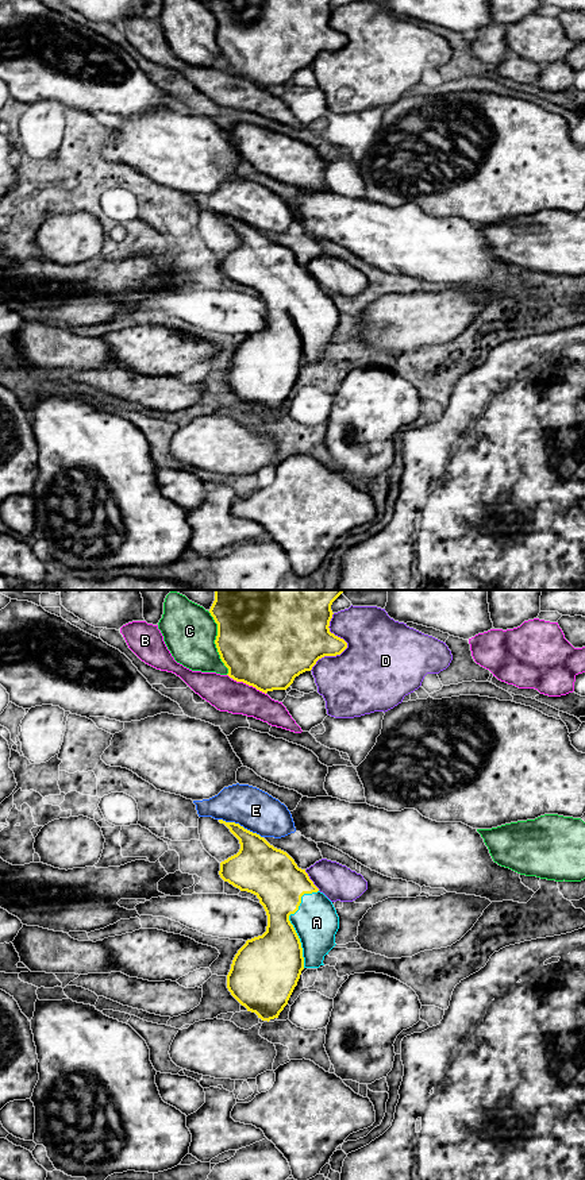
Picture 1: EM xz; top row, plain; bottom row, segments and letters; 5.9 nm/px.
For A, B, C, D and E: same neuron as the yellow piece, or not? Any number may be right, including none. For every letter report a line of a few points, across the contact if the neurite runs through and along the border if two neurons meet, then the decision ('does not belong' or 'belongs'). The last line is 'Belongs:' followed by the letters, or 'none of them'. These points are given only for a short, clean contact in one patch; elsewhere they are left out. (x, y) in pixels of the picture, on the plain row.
A: belongs
B: does not belong
C: does not belong
D: does not belong
E: does not belong
Belongs: A

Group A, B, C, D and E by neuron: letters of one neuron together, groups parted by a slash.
A / B / C / D / E

